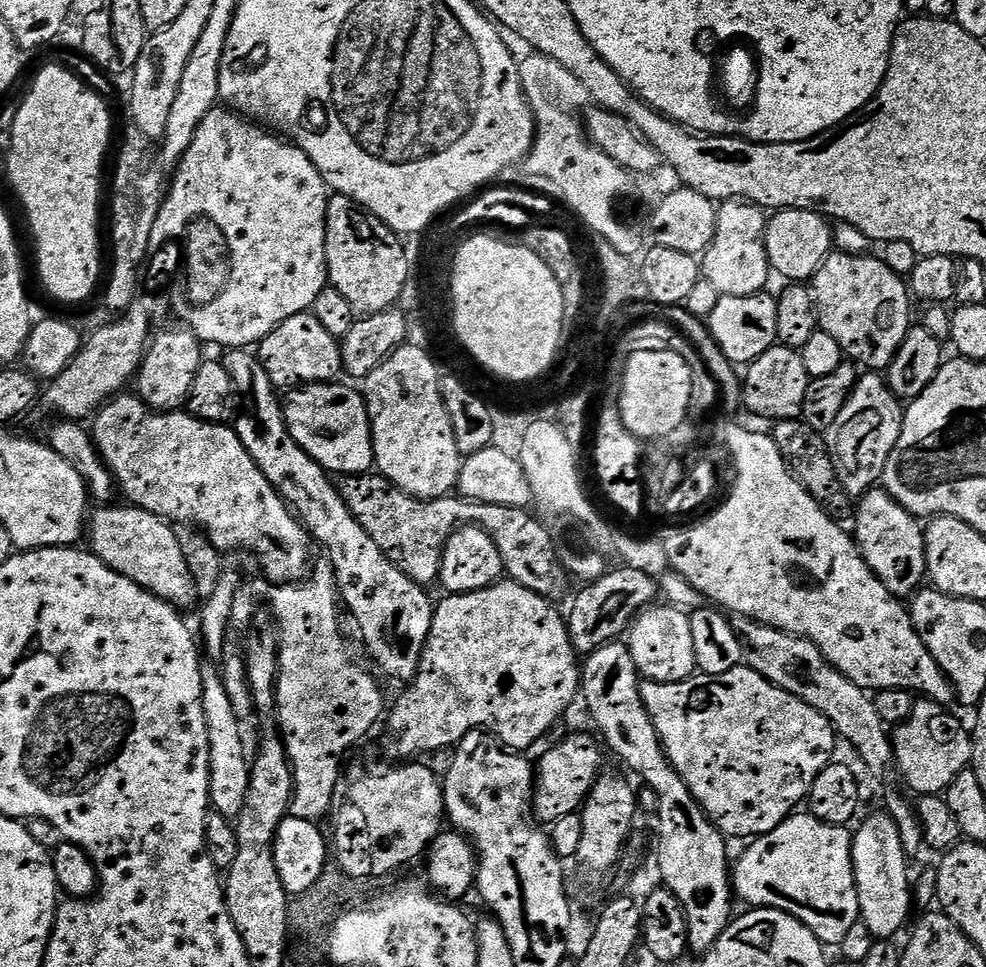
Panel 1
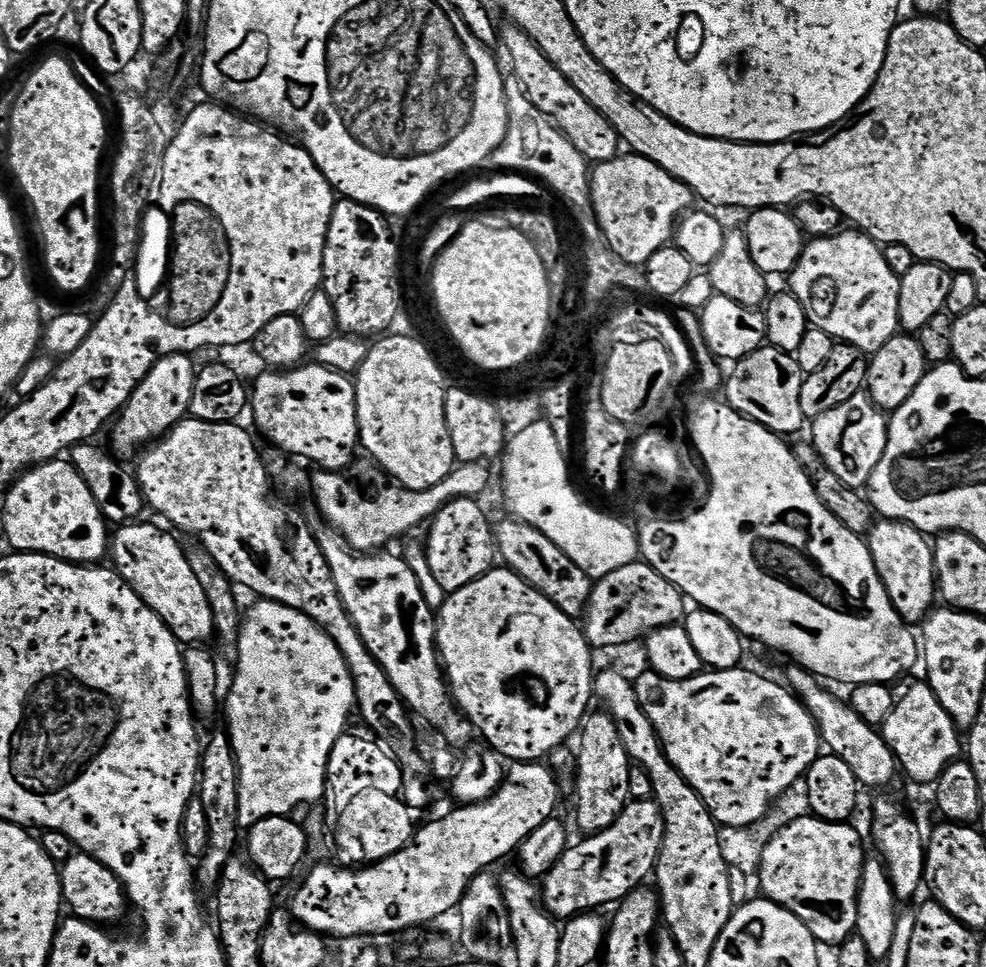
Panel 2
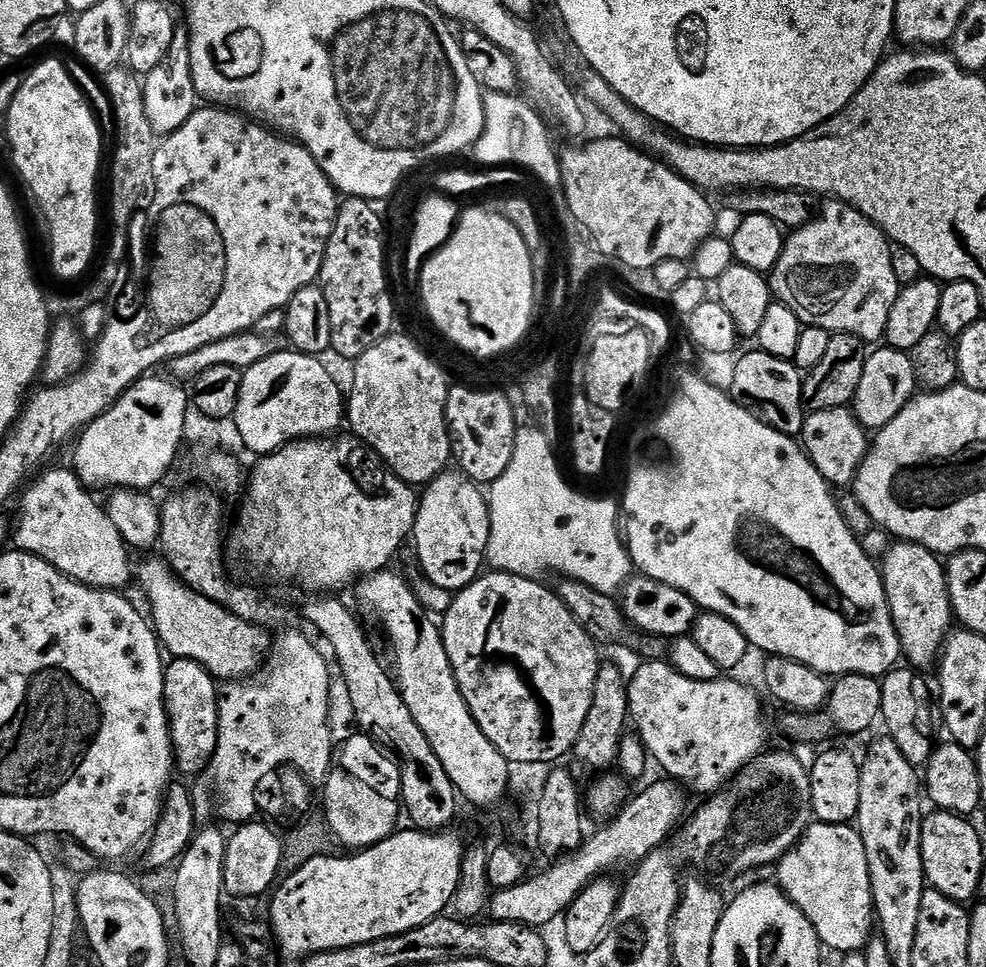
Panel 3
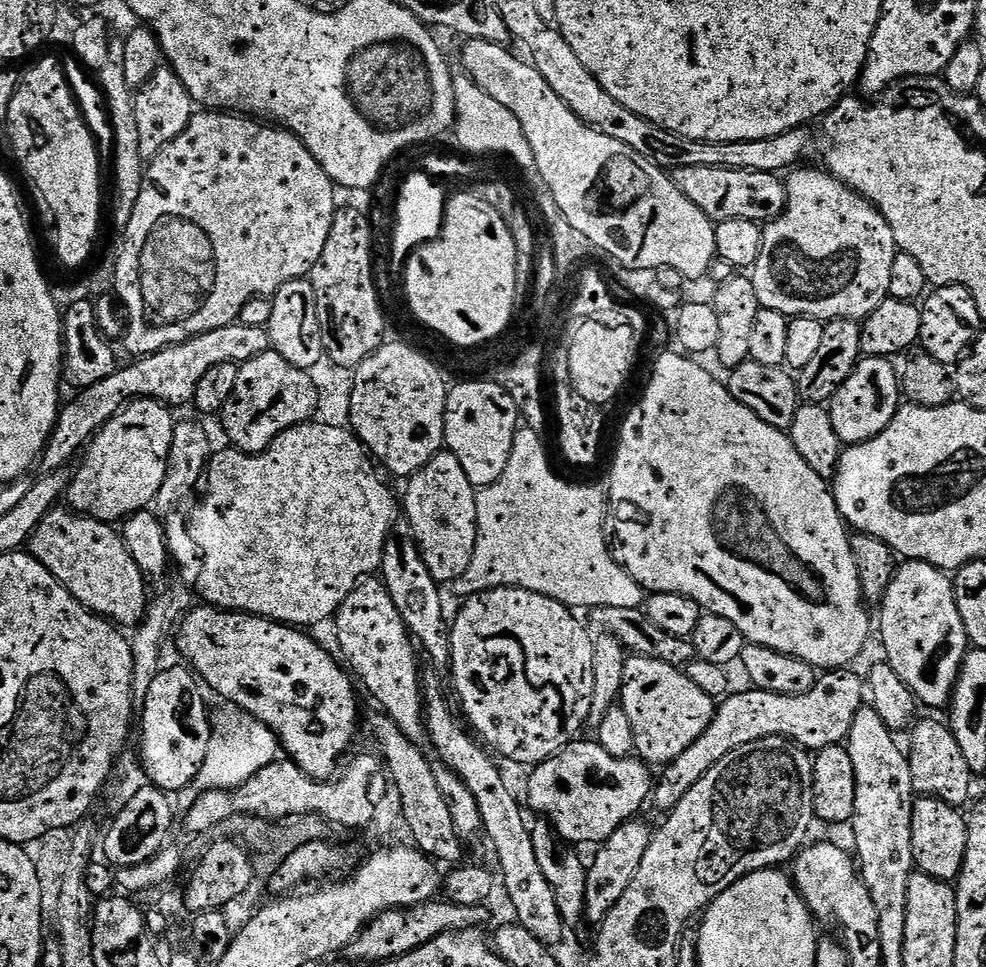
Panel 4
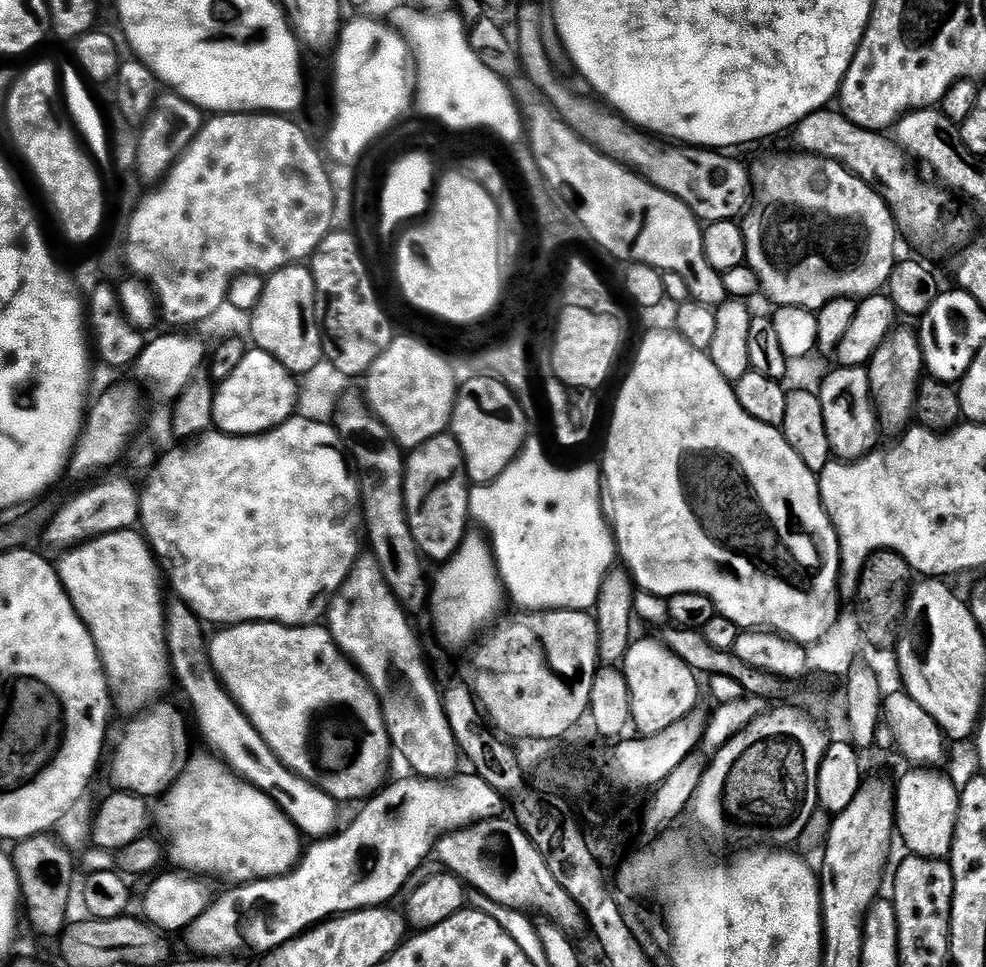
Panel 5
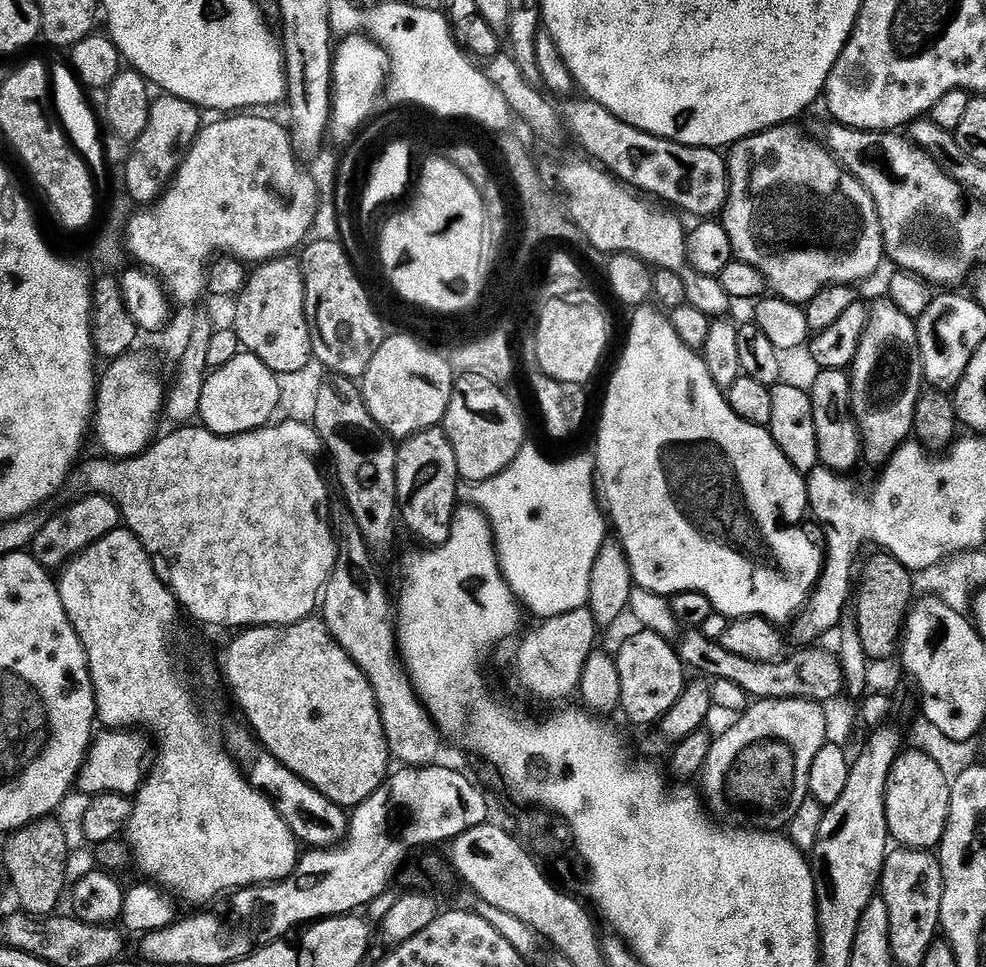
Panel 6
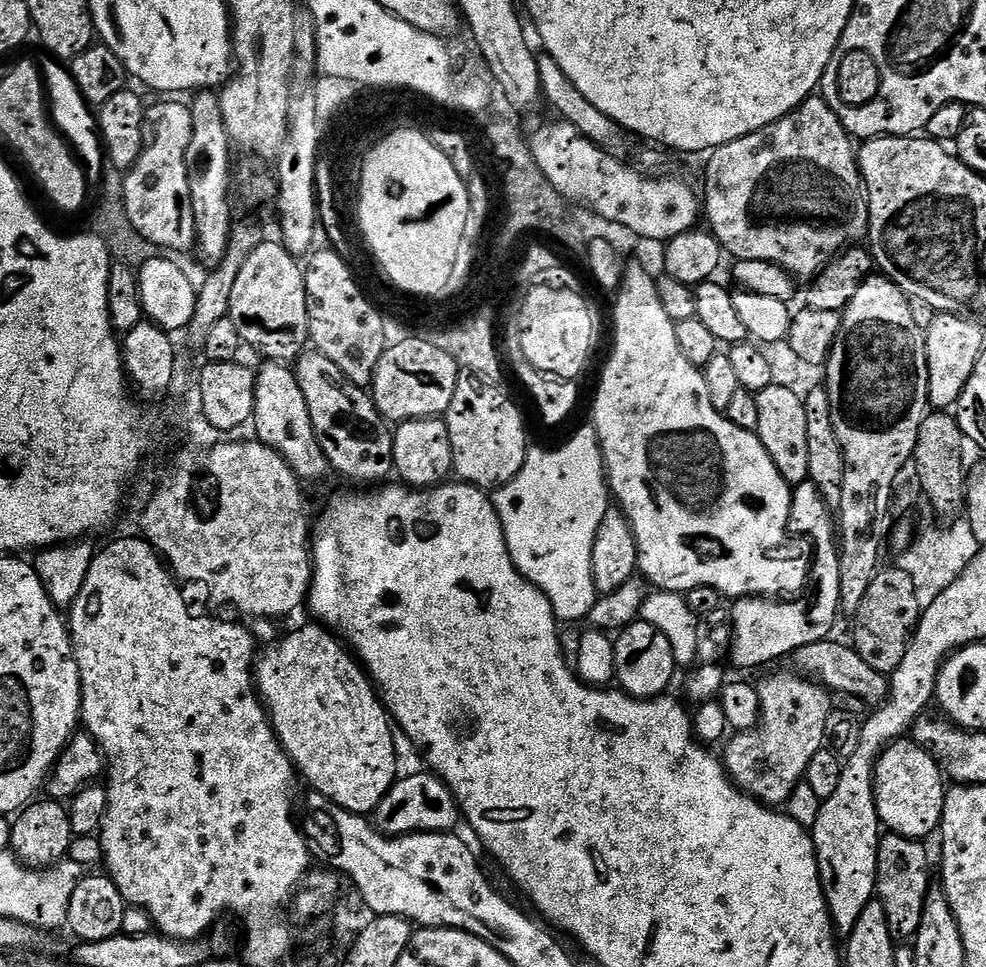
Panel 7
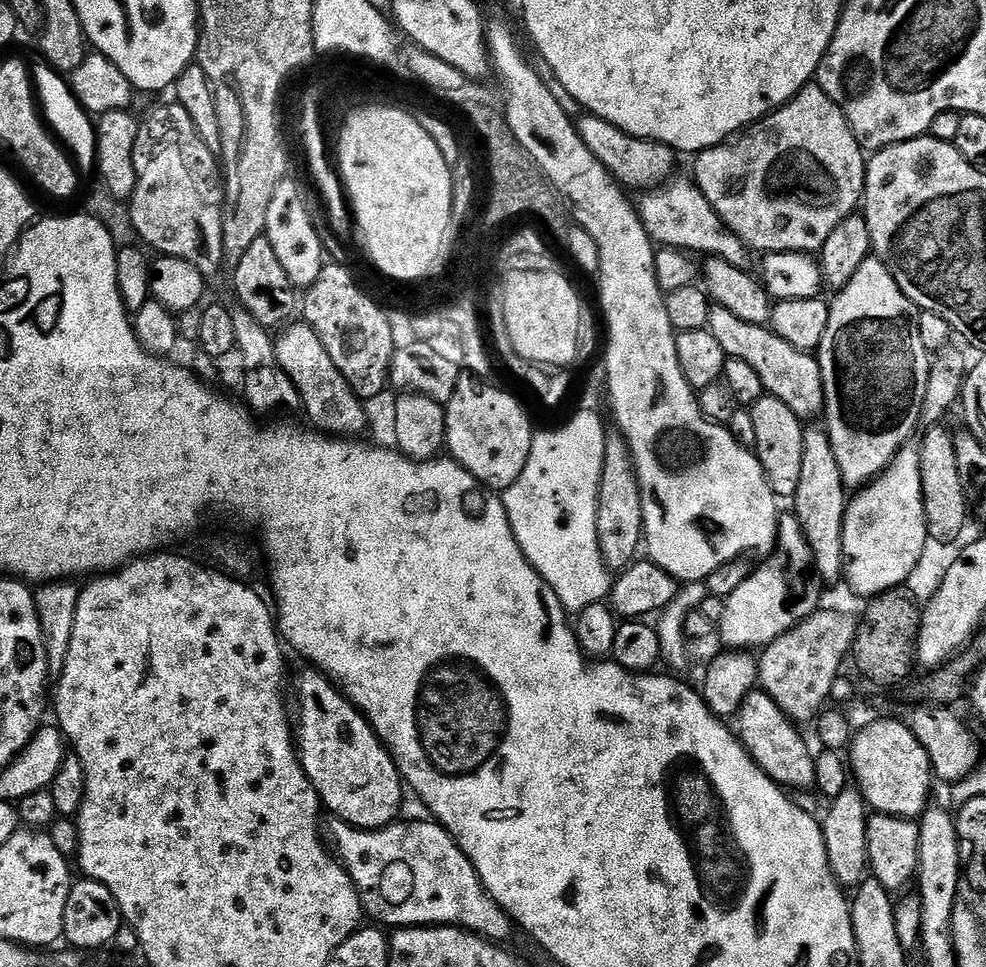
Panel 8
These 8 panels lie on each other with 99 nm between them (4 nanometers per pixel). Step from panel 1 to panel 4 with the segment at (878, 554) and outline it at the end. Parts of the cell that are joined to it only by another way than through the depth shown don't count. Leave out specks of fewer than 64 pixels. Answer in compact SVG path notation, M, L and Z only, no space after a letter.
M904 560L896 569L880 610L878 636L880 632L880 640L884 643L883 659L898 674L898 678L906 682L923 707L924 704L928 708L940 708L943 704L945 707L951 701L964 656L970 650L966 626L962 622L962 614L958 614L953 577L921 560Z

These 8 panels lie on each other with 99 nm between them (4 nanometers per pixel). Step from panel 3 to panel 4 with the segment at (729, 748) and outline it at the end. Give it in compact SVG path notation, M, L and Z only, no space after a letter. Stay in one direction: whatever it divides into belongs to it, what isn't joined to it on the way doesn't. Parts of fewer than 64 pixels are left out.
M635 654L628 656L618 704L626 710L626 718L630 718L636 743L635 755L652 766L667 766L671 760L676 760L682 750L689 748L708 729L718 707L714 697L699 688L688 677L687 671L670 666L666 662L658 662L654 658Z

